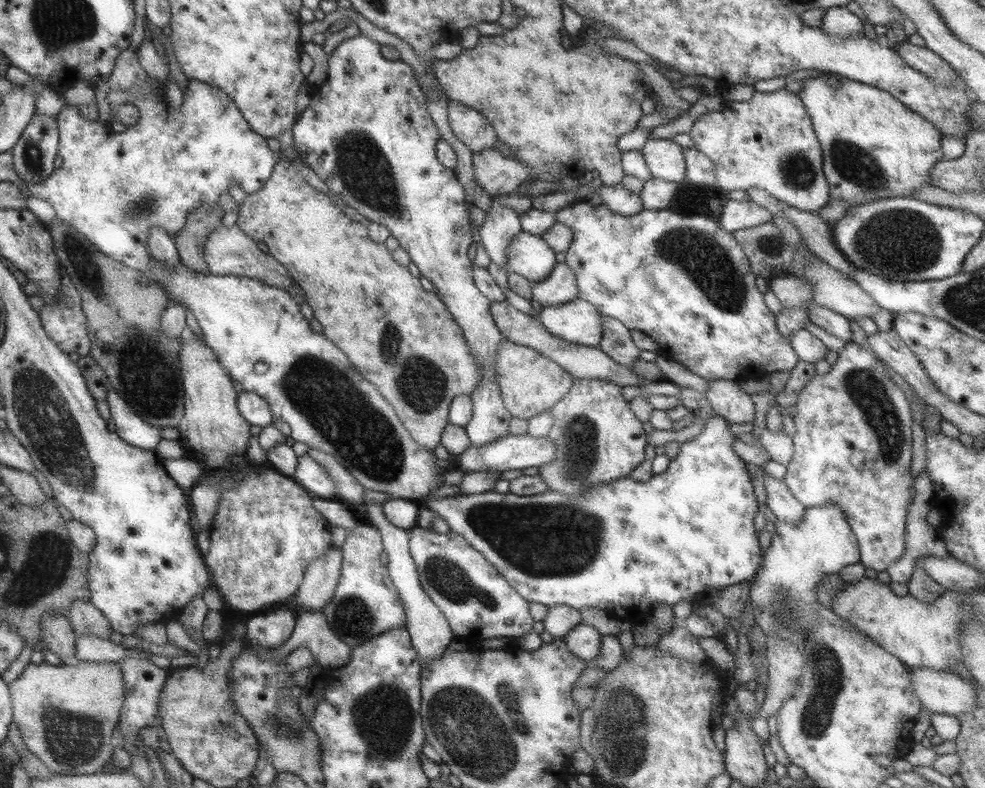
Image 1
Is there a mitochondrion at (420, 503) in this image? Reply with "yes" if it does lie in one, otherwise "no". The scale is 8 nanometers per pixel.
no

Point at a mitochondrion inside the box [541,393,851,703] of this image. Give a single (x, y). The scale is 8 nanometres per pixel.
(787, 605)

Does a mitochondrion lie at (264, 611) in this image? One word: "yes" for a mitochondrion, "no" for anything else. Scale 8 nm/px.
no

